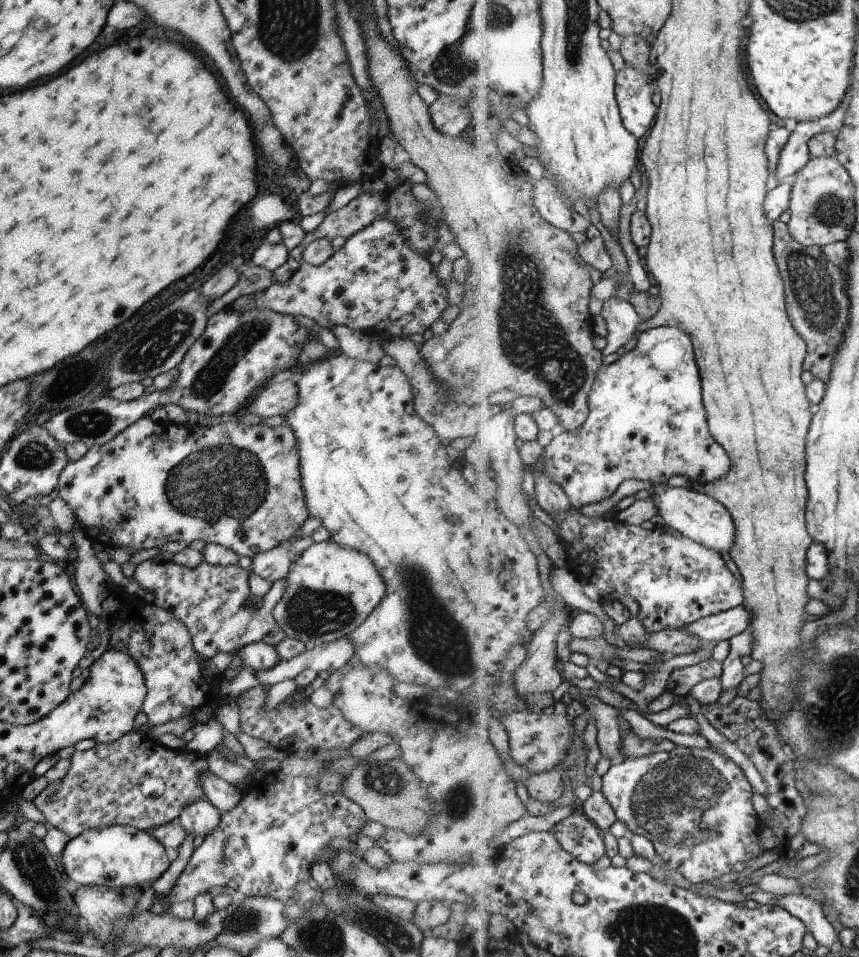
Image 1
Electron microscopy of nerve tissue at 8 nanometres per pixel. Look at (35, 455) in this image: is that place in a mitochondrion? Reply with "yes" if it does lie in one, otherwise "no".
yes

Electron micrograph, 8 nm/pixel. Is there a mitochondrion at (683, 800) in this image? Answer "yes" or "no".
yes

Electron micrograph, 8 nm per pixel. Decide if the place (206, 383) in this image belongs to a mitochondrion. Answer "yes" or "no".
yes

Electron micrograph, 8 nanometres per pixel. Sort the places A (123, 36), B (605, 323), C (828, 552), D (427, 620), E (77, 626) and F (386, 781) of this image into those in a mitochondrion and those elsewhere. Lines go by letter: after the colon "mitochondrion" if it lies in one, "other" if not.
A: other
B: other
C: other
D: mitochondrion
E: other
F: mitochondrion

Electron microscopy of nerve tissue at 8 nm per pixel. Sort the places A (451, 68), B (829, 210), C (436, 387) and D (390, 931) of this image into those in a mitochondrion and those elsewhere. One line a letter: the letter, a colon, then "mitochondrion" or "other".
A: mitochondrion
B: mitochondrion
C: mitochondrion
D: mitochondrion

